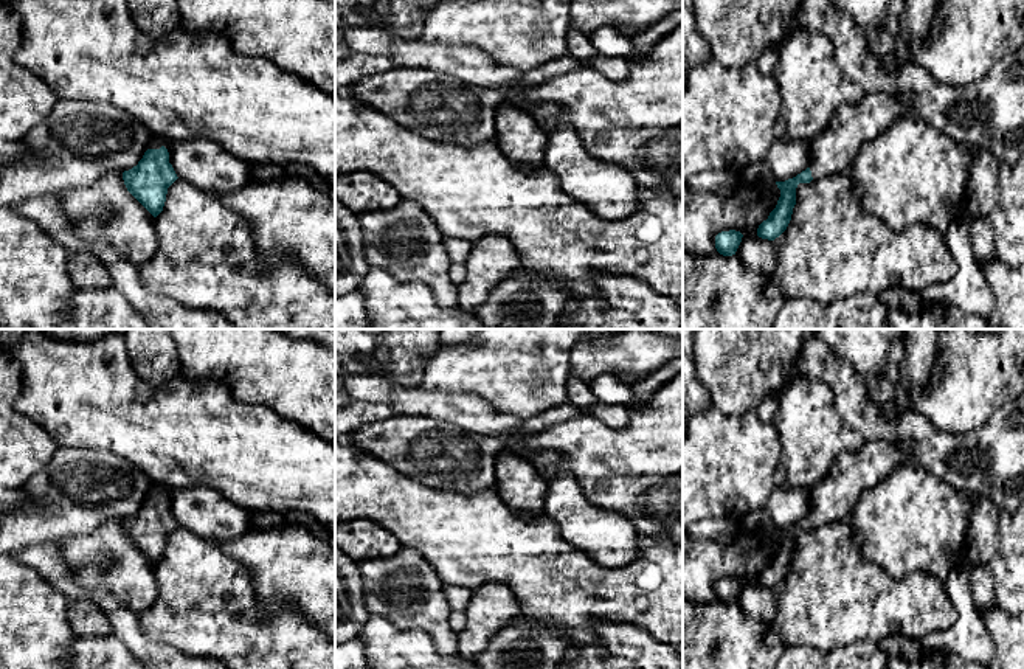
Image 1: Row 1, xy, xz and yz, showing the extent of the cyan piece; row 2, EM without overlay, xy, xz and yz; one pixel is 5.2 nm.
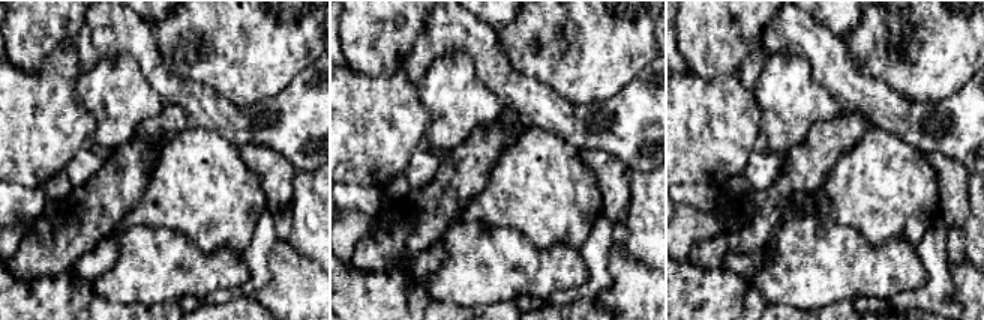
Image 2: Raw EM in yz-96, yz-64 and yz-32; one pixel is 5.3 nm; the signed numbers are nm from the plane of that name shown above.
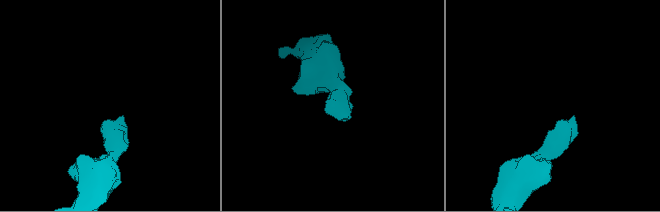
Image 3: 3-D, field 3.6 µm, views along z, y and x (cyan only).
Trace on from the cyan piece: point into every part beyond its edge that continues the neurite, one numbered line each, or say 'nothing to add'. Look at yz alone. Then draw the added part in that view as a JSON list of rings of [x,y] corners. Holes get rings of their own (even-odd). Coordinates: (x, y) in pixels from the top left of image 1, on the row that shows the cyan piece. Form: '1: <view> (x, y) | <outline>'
1: yz (833, 151) | [[[883,92],[867,93],[855,106],[838,107],[830,124],[808,141],[813,180],[849,171],[861,146],[905,115],[909,112],[898,96]]]

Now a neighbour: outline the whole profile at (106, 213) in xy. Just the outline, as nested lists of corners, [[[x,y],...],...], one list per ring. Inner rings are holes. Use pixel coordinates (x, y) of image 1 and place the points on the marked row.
[[[123,172],[68,191],[61,202],[74,236],[85,244],[110,245],[137,267],[157,253],[155,217],[127,191]]]

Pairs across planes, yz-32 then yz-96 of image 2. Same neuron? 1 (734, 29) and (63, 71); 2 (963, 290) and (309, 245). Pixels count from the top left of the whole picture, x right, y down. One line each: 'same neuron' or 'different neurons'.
1: different neurons
2: different neurons

